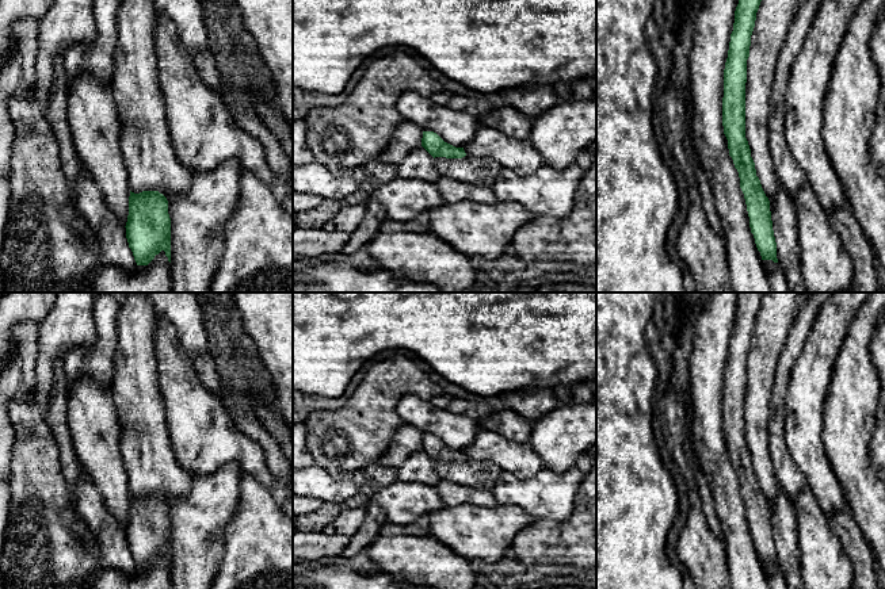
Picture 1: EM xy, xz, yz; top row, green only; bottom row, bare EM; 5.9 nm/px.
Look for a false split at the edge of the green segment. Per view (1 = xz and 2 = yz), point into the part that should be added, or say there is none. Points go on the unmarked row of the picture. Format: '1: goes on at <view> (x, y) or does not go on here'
1: does not go on here
2: does not go on here

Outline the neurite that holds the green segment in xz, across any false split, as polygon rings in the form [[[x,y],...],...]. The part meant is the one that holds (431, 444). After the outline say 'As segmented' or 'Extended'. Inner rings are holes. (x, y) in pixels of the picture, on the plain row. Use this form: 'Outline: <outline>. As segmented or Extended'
Outline: [[[423,435],[421,450],[435,462],[435,460],[446,460],[446,462],[462,462],[466,459],[464,451],[455,451],[447,445],[445,445],[436,436],[434,435]]]. As segmented

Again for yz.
Outline: [[[739,292],[728,362],[724,372],[722,429],[729,459],[739,475],[749,531],[762,563],[777,562],[770,504],[756,479],[755,466],[745,441],[745,386],[751,339],[764,292]]]. As segmented

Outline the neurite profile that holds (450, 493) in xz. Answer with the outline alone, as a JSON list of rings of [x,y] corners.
[[[440,479],[435,489],[445,505],[459,505],[464,502],[472,502],[477,506],[487,508],[493,508],[497,505],[492,490],[480,490],[476,487],[455,485],[447,479]]]

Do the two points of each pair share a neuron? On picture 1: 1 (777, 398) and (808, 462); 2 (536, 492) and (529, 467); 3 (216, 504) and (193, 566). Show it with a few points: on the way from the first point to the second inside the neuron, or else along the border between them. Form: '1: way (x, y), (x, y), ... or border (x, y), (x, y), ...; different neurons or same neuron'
1: border (789, 382), (785, 401), (785, 444); different neurons
2: border (545, 467), (529, 477), (515, 477), (503, 471); different neurons
3: way (201, 519), (198, 521), (197, 551); same neuron

